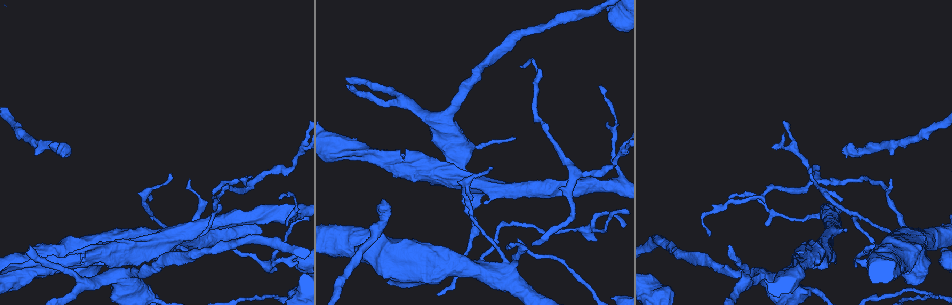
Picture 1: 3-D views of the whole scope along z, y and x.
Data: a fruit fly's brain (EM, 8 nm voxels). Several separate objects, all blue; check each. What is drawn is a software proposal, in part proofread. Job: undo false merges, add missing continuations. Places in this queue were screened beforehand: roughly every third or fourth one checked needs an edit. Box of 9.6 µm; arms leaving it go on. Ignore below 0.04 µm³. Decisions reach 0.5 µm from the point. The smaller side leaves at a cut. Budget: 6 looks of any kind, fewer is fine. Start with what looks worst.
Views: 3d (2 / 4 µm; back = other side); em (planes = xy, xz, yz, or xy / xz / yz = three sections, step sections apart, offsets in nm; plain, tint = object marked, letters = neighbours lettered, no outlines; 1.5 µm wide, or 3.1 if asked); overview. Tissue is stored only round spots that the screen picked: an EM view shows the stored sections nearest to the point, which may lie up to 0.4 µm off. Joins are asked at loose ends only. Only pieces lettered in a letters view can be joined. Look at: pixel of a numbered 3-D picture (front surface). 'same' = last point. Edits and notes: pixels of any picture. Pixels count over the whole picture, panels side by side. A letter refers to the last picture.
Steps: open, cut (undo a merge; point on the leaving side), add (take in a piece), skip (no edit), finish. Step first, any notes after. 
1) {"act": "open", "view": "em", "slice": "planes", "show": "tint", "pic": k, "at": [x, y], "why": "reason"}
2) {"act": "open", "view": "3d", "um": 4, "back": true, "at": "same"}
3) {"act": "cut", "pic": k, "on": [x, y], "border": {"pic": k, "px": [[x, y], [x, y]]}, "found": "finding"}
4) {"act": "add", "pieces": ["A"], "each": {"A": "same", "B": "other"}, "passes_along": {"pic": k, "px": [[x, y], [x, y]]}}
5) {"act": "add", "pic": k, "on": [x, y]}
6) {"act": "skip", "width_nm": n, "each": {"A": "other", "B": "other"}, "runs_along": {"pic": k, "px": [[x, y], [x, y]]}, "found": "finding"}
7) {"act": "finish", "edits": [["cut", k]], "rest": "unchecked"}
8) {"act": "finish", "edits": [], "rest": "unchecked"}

{"act": "open", "view": "em", "slice": "planes", "show": "letters", "pic": 1, "at": [730, 247], "why": "branch stops here"}

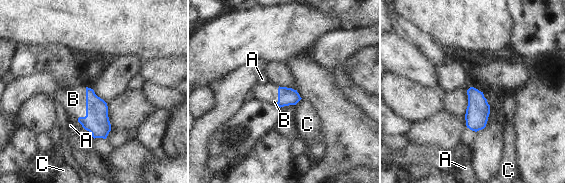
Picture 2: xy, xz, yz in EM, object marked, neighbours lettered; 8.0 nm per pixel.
{"act": "add", "pieces": ["B"], "longest_contact_nm": ["B", 280], "each": {"A": "other", "B": "same", "C": "other"}, "passes_along": {"pic": 2, "px": [[96, 121], [86, 106], [73, 99]]}, "found": "the neuron continues"}

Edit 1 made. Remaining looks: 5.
{"act": "open", "view": "em", "slice": "xy", "step": 8, "show": "tint", "pic": 1, "at": [728, 197], "why": "thin end"}

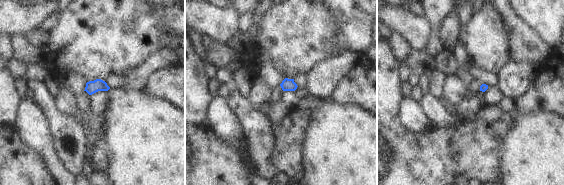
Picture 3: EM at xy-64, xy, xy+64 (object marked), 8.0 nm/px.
{"act": "open", "view": "em", "slice": "planes", "show": "letters", "at": "same"}

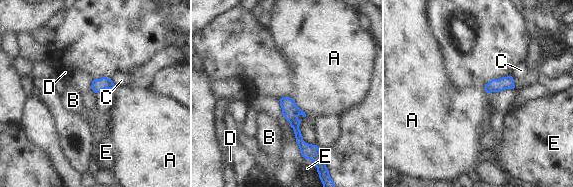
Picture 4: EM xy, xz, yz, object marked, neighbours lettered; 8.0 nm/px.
{"act": "skip", "each": {"A": "other", "B": "other", "C": "other", "D": "other", "E": "other"}, "found": "none of them fits"}

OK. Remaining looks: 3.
{"act": "finish", "edits": [["add", 2]], "rest": "unchecked"}

